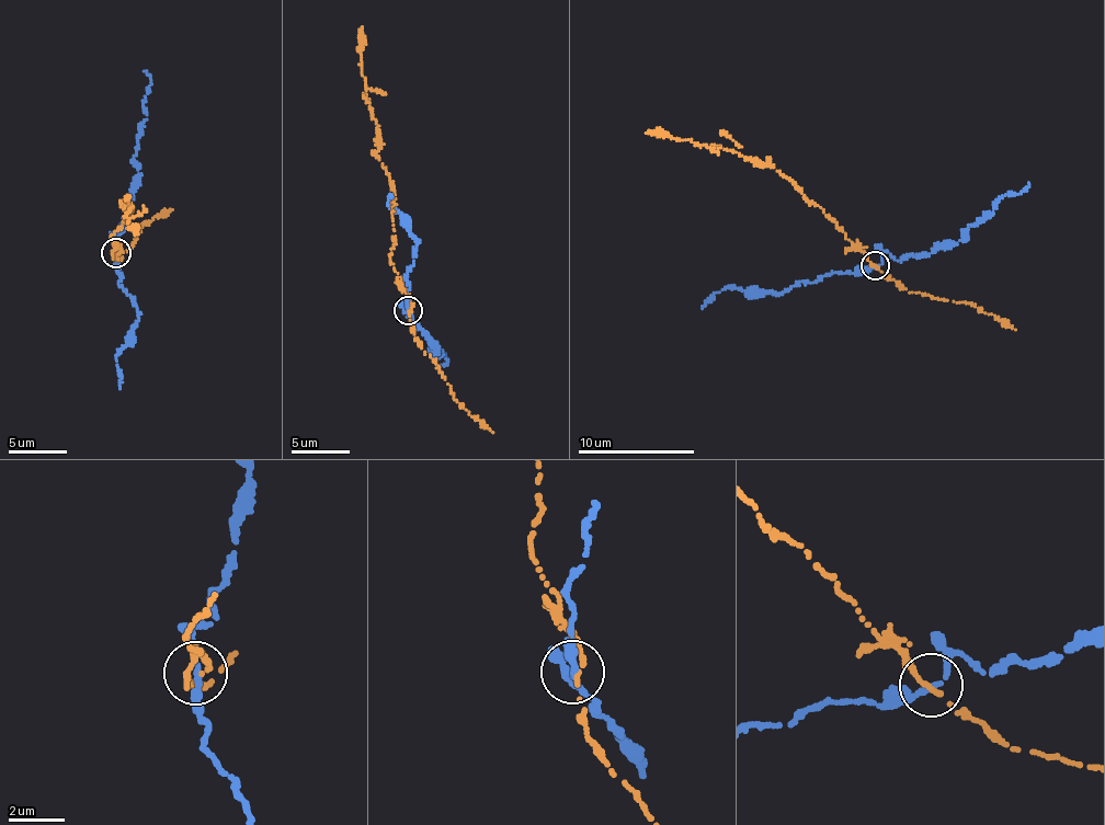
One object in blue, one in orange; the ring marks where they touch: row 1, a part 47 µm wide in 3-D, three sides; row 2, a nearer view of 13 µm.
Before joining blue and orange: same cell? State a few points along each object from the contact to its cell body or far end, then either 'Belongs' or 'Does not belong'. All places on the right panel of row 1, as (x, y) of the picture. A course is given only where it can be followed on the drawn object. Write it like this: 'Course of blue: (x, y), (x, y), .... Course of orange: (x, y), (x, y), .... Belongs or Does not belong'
Course of blue: (876, 265), (887, 252), (897, 261), (947, 248), (993, 214), (1001, 196), (1021, 194), (1028, 182). Course of orange: (876, 265), (767, 163), (739, 156), (720, 146), (646, 133). Does not belong

